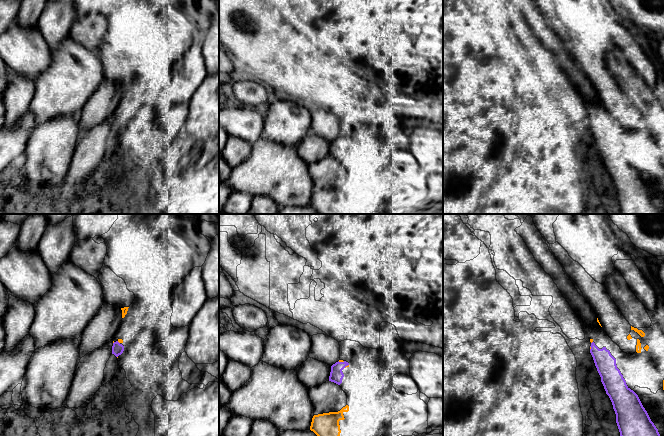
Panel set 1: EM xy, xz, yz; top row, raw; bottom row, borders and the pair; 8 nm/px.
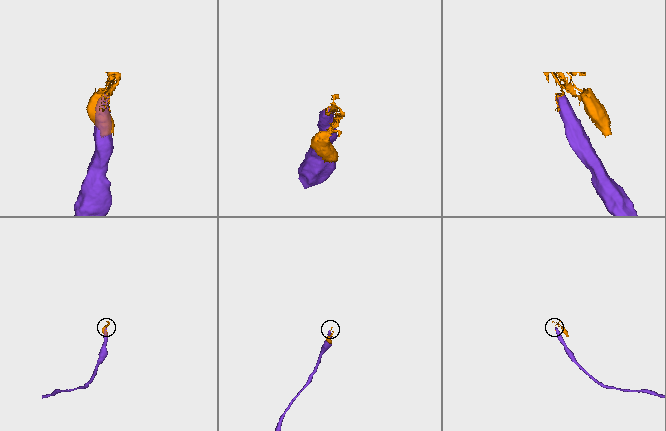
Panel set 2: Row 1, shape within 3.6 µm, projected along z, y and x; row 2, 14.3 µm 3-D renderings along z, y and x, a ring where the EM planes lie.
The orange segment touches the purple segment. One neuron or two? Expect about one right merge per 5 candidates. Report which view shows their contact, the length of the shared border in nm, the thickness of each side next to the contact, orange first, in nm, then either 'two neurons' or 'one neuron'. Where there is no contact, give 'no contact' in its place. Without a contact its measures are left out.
xz | 60 nm | 20/110 nm | two neurons

